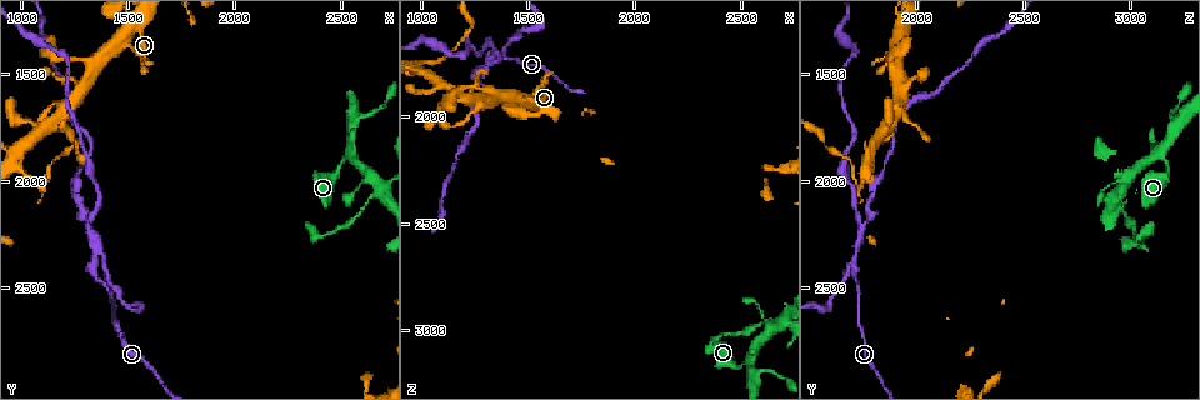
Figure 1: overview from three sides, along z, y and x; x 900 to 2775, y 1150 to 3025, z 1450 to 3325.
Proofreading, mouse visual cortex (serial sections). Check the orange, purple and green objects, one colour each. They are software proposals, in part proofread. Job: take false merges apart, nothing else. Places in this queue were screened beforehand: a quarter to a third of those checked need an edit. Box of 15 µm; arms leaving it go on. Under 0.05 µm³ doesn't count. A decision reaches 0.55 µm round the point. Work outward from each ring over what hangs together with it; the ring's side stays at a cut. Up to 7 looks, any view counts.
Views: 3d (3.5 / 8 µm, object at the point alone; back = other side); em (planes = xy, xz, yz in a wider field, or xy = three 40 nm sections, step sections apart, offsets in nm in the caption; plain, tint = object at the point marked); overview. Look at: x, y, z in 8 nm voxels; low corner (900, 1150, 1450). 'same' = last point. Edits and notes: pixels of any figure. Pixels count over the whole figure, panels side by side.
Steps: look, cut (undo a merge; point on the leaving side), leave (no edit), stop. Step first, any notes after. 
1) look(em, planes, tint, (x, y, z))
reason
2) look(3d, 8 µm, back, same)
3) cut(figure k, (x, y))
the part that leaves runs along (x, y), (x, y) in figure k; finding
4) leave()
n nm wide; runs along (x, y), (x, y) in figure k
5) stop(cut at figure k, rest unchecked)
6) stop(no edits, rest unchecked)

look(3d, 8 µm, (2680, 2040, 2960))
abrupt turn

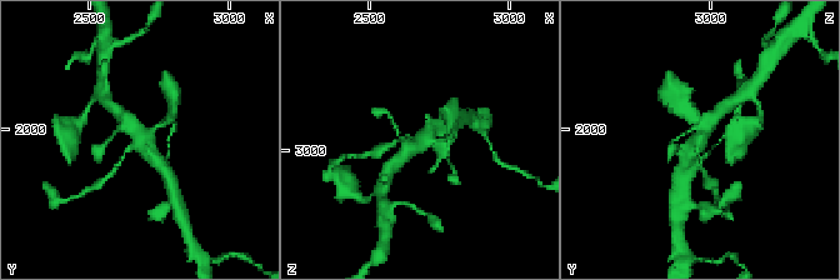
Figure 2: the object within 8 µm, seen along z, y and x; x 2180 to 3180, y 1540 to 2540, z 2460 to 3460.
look(3d, 3.5 µm, (2690, 2040, 2950))

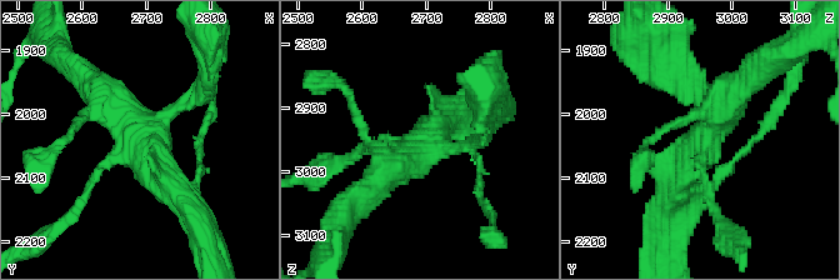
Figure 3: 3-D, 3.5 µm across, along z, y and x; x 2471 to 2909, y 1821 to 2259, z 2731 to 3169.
look(em, xy, step 2, tint, (2680, 2045, 2960))
4 arms; arms of 100, 150, 400, 400 nm

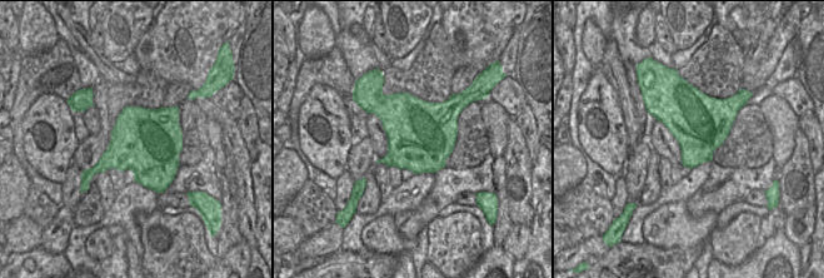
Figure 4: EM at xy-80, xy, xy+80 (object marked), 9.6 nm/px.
cut(figure 3, (83, 200))
the part that leaves runs along (105, 163), (83, 201), (33, 244) in figure 3; a second cell is stuck on

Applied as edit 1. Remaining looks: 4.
look(overview)

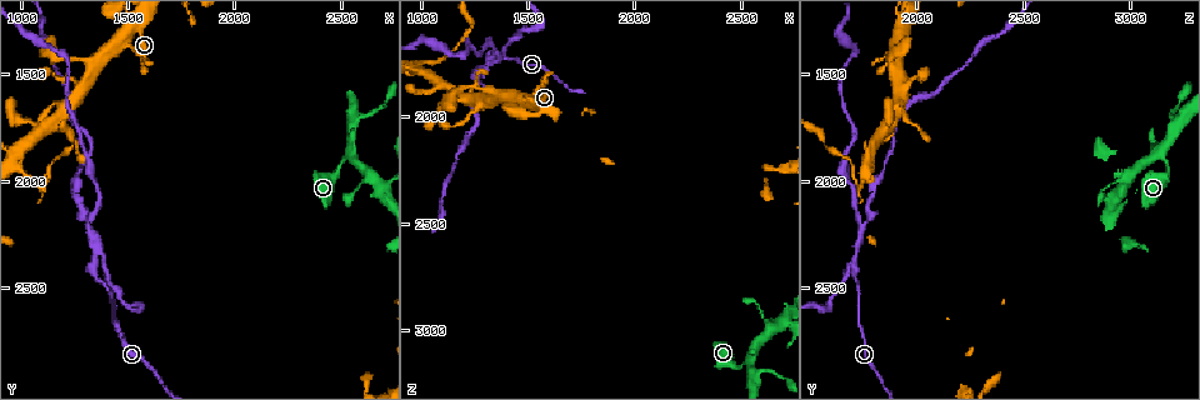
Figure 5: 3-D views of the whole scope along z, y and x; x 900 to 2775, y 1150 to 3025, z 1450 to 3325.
look(3d, 3.5 µm, (1220, 1650, 1910))

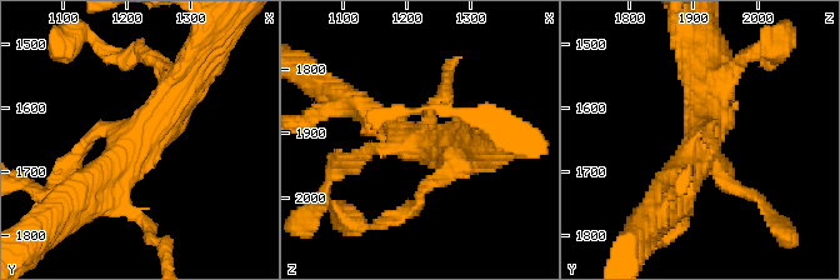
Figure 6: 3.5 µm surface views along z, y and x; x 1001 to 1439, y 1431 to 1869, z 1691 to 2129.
look(em, xy, step 1, tint, (1215, 1655, 1915))
3 arms; arms of 150, 400, 450 nm; need the tissue

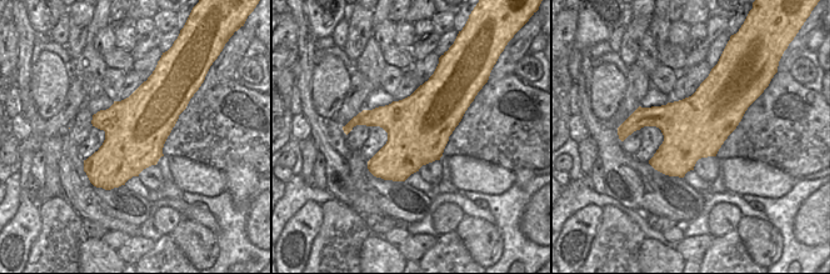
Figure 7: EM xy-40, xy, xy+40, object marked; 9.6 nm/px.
leave()
600 nm wide; runs along (186, 71), (133, 151), (83, 194) in figure 6; continuous, no second cell

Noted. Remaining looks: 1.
stop(cut at figure 3, rest unchecked)

